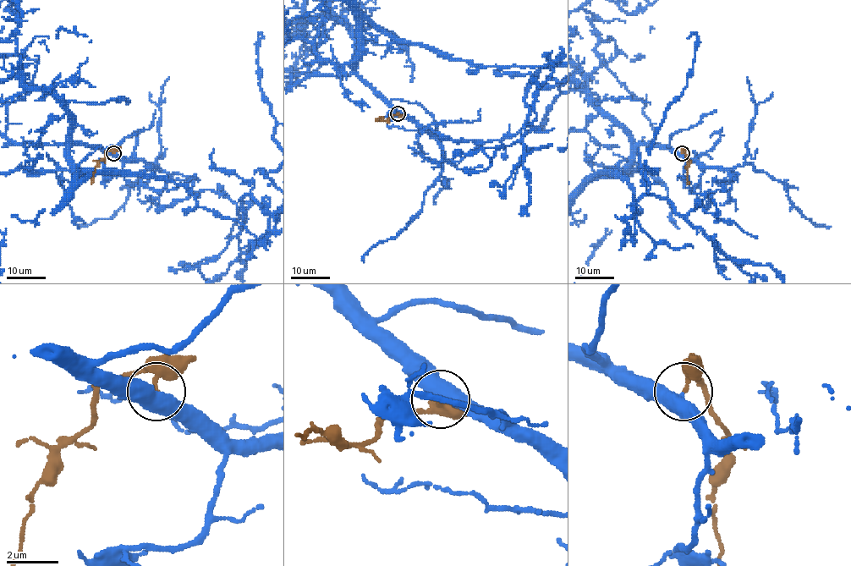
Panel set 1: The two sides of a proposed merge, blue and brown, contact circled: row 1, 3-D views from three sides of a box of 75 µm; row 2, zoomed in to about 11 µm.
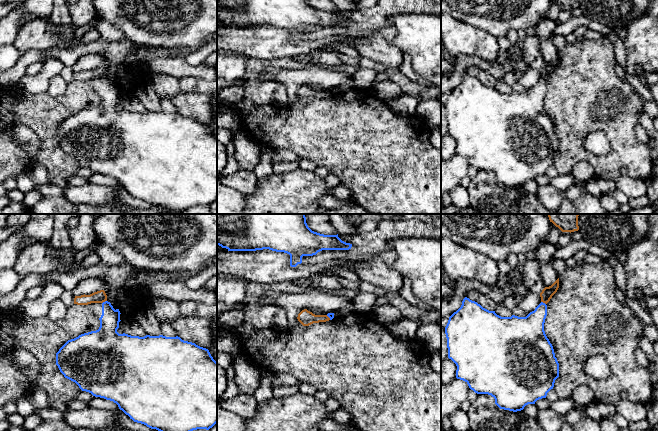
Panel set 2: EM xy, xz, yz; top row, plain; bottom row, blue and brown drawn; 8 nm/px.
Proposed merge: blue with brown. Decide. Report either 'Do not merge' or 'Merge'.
Do not merge

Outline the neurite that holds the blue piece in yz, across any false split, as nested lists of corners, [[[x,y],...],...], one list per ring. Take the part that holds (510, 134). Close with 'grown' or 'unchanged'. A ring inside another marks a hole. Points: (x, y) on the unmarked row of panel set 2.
[[[465,73],[461,83],[449,93],[445,103],[448,134],[457,142],[456,154],[465,157],[477,170],[491,171],[495,180],[504,186],[521,187],[526,181],[546,174],[559,153],[559,139],[544,107],[546,92],[547,81],[543,78],[526,93],[501,93],[495,87],[489,87]]] | unchanged

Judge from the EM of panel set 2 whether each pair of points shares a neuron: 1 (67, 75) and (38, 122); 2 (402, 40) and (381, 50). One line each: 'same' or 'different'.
1: different
2: different

